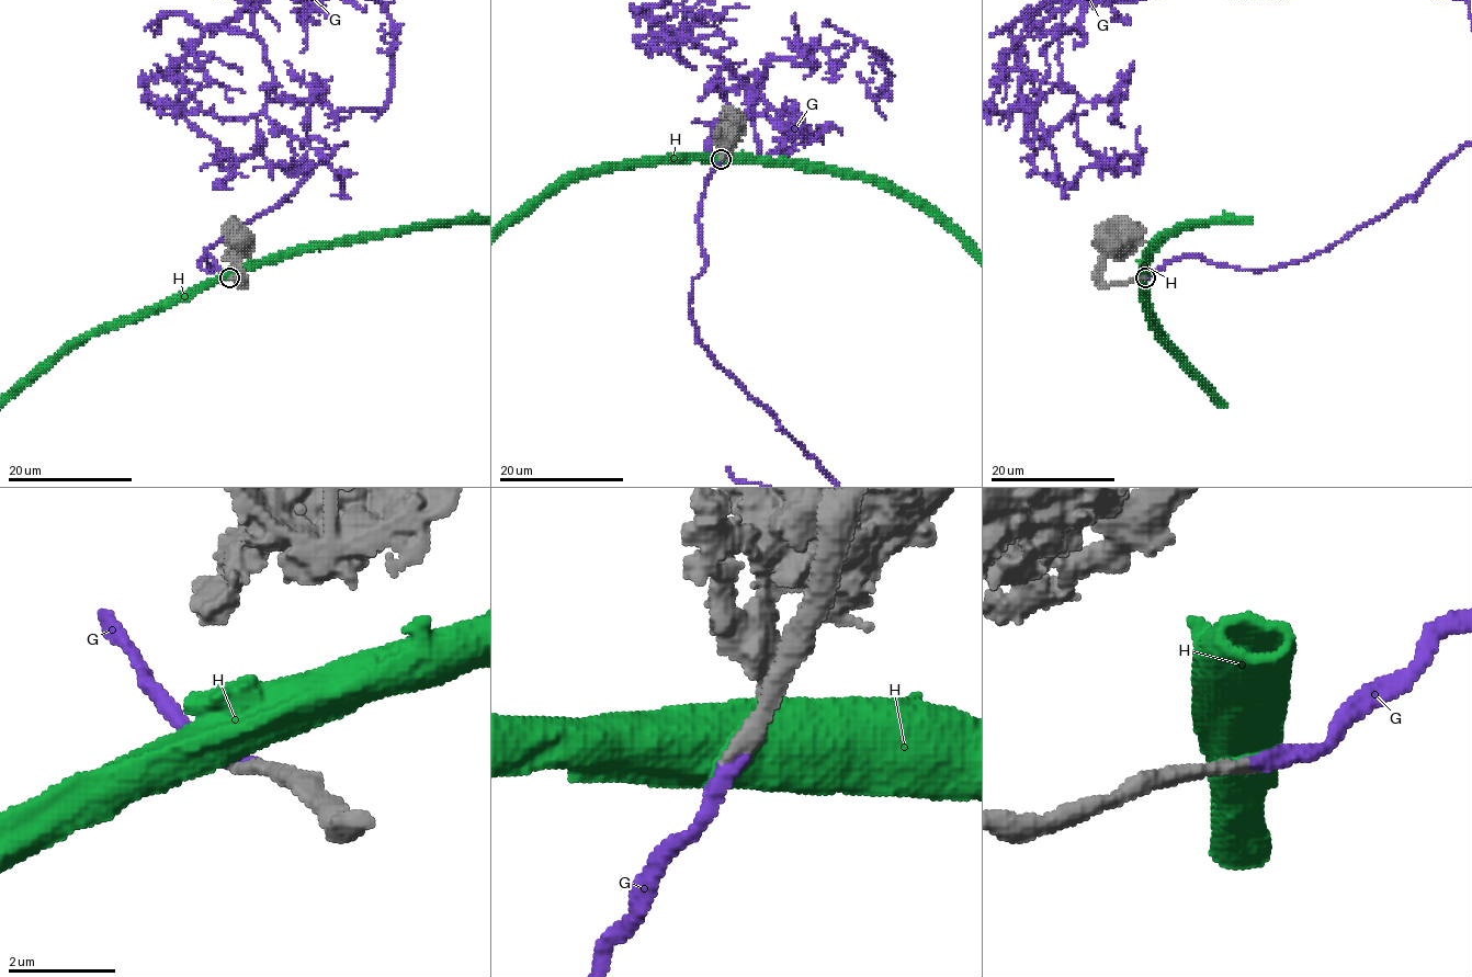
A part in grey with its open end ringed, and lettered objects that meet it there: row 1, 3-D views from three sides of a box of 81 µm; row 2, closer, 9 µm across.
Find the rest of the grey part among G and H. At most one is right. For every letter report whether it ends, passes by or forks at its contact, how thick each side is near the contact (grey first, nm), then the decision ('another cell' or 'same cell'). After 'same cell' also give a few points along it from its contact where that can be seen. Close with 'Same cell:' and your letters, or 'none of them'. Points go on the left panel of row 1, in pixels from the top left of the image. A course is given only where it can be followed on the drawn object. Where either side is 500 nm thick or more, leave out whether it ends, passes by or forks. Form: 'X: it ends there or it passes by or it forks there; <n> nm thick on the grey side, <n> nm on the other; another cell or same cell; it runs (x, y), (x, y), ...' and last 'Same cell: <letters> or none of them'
G: it ends there; 320 nm thick on the grey side, 320 nm on the other; same cell
H: 320 nm thick on the grey side, 750 nm on the other; another cell
Same cell: G

